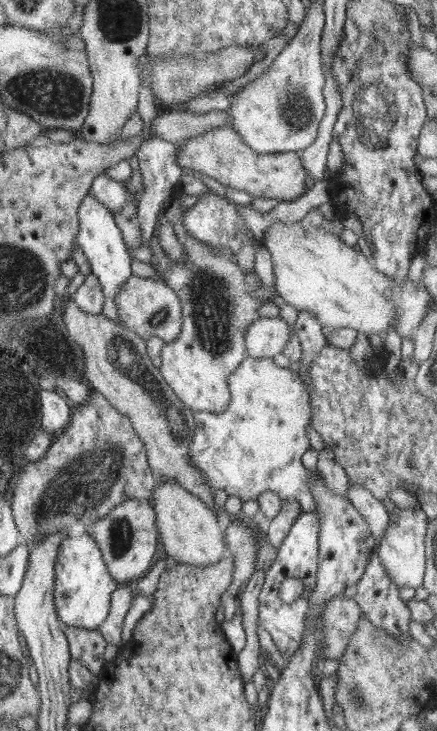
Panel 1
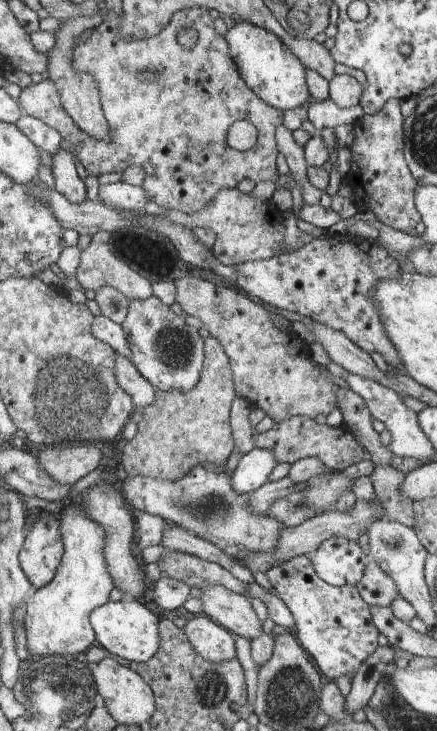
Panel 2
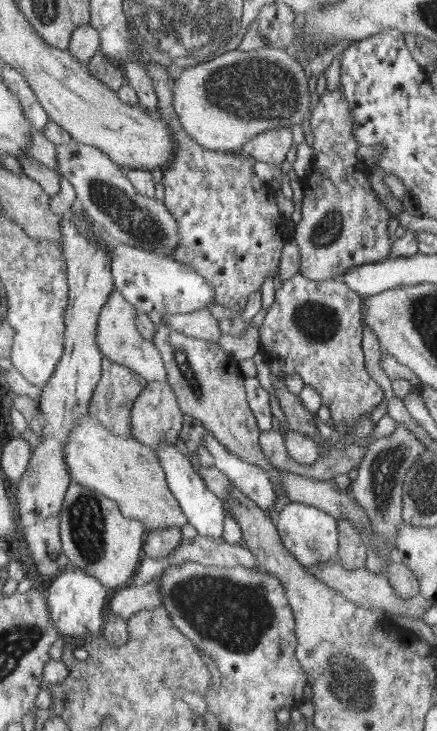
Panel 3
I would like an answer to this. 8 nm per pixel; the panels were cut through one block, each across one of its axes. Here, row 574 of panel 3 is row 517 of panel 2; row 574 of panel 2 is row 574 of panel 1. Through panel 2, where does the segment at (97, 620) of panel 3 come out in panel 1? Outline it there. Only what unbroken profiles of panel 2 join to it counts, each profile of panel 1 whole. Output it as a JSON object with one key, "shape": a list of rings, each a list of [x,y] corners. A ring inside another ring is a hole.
{"shape":[[[86,532],[81,536],[66,537],[57,558],[55,589],[56,609],[67,626],[87,630],[98,628],[108,617],[110,594],[119,588],[116,579],[109,573],[97,539]]]}

